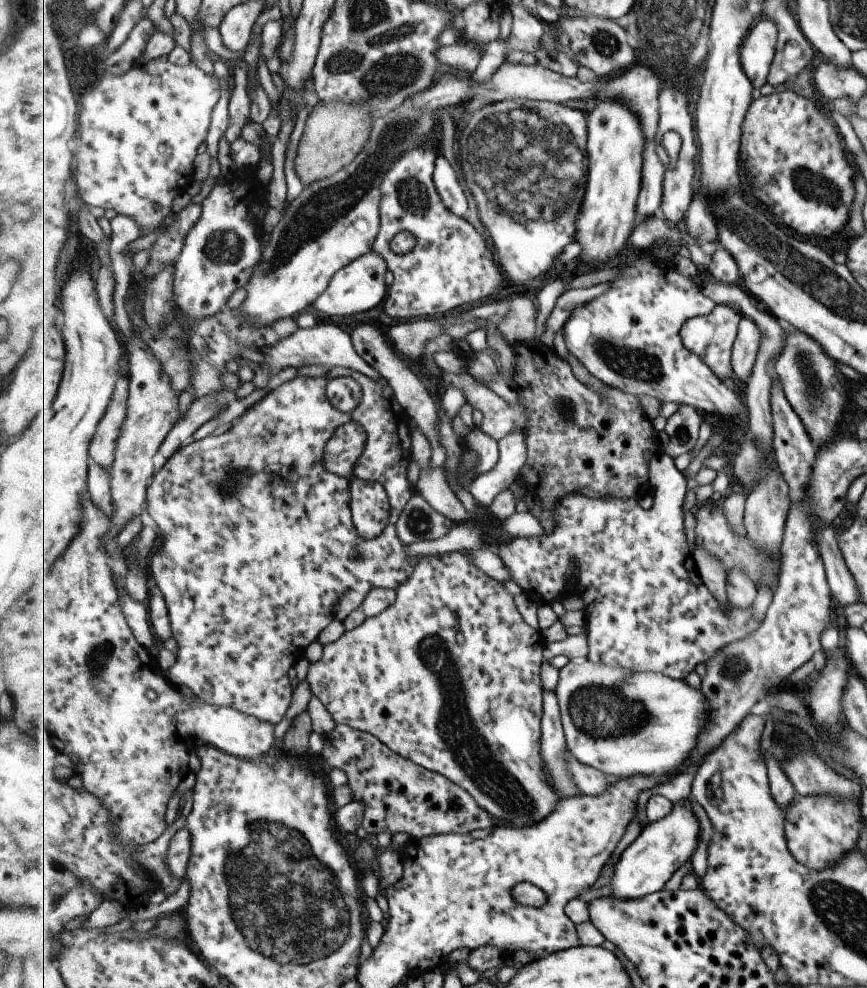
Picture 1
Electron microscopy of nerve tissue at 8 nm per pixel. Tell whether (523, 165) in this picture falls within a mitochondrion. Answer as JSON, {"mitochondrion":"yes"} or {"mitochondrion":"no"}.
{"mitochondrion":"yes"}

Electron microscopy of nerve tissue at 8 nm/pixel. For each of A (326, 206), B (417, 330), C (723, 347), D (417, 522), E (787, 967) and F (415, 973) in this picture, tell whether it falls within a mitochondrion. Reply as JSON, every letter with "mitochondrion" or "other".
{"A":"mitochondrion","B":"other","C":"other","D":"mitochondrion","E":"other","F":"other"}

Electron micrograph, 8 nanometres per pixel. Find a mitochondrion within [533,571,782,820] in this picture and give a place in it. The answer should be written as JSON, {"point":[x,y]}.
{"point":[597,712]}

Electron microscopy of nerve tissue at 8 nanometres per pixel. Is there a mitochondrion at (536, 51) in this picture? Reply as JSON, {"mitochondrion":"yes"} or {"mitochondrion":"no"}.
{"mitochondrion":"no"}

